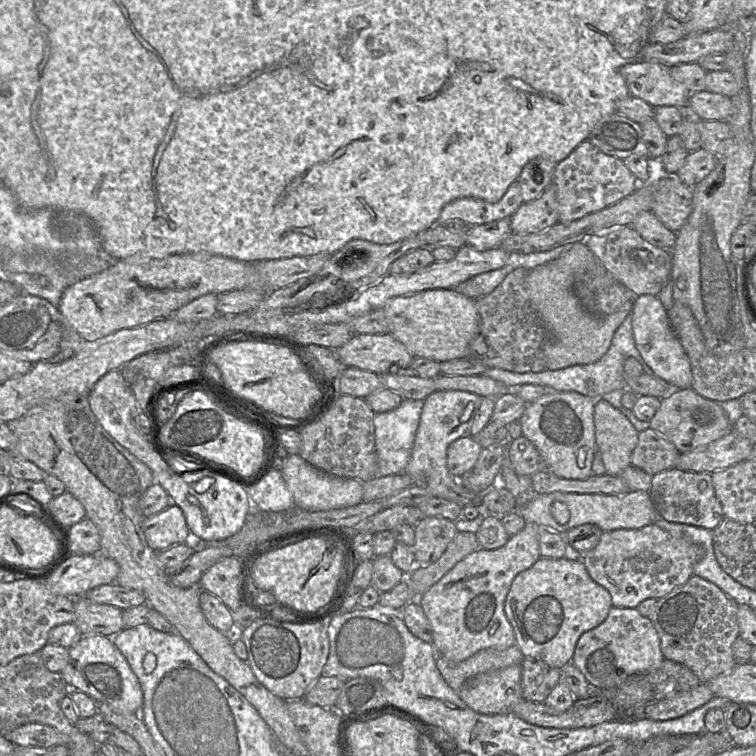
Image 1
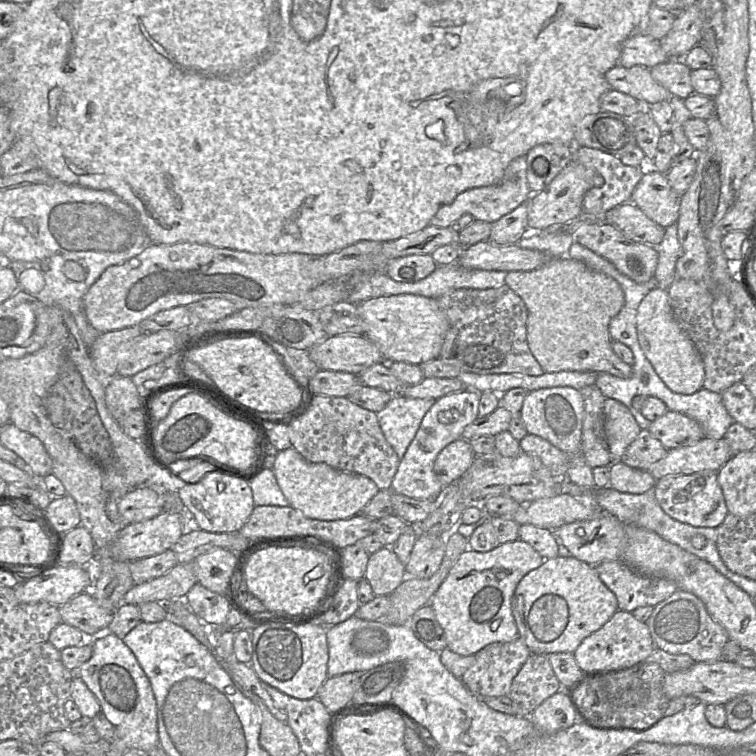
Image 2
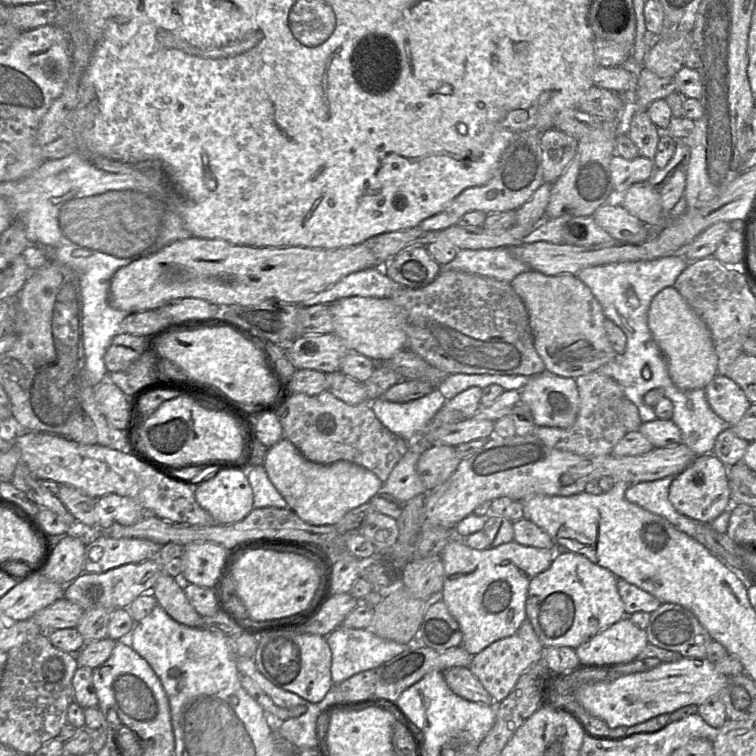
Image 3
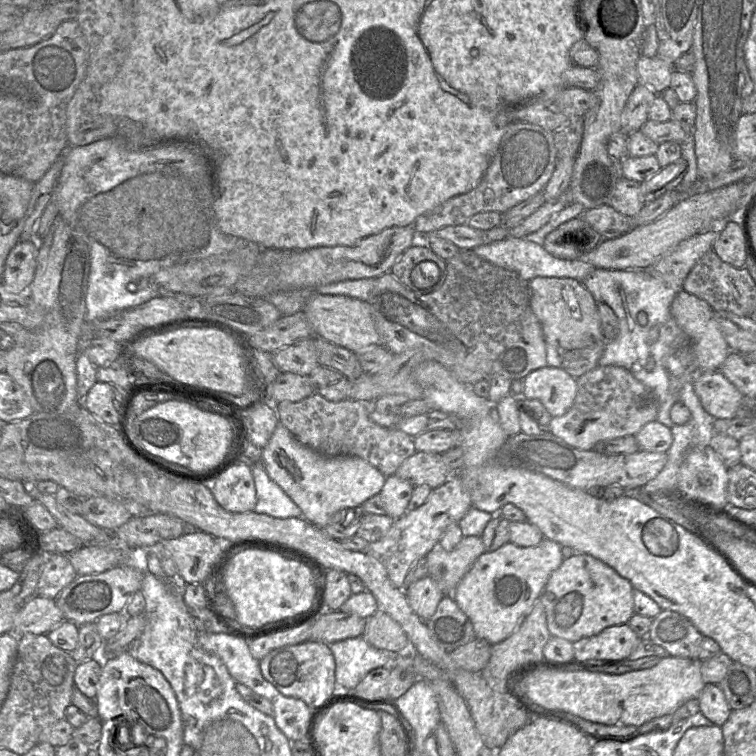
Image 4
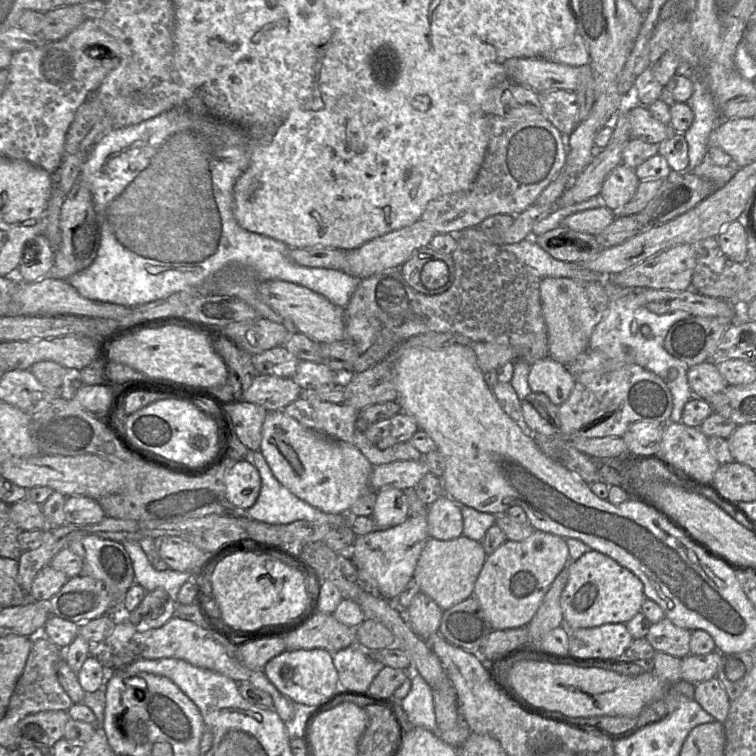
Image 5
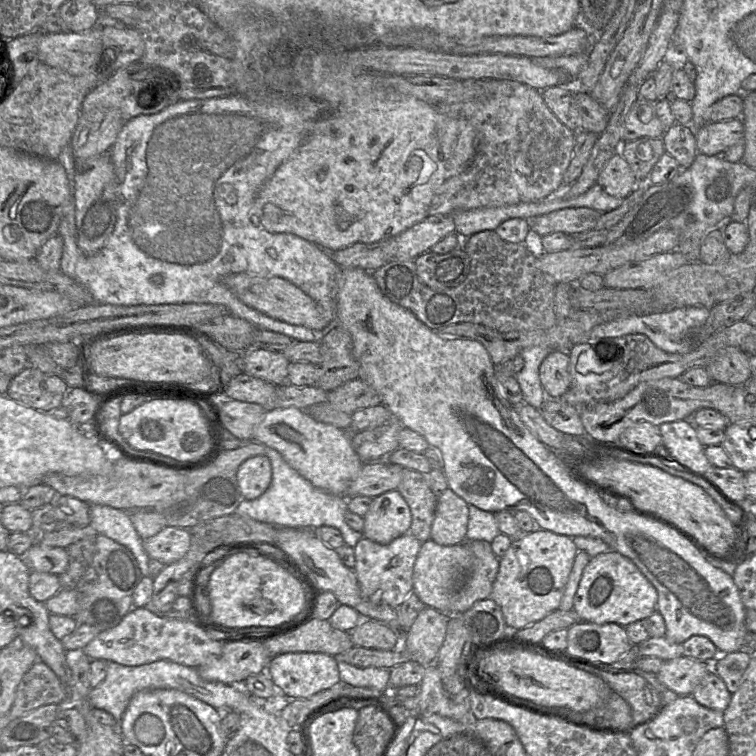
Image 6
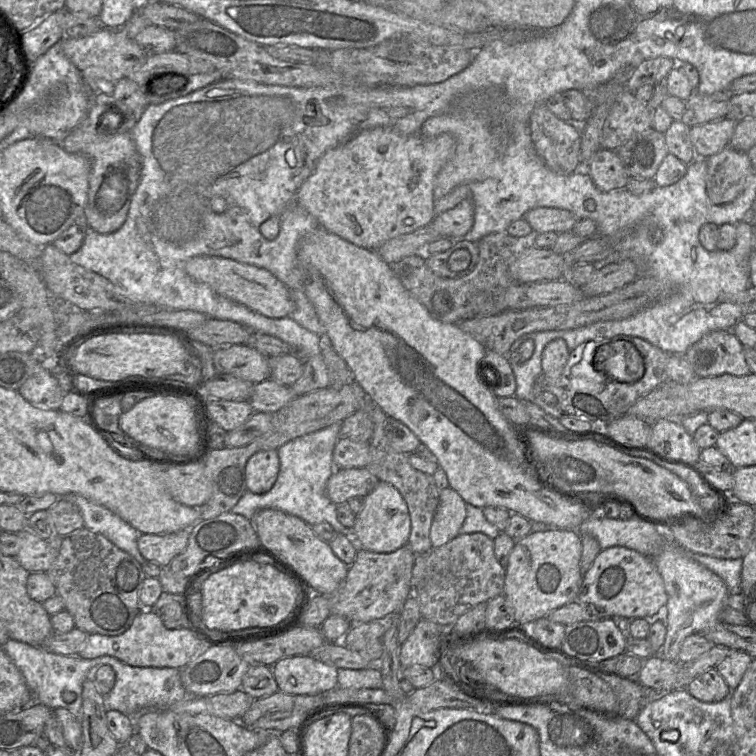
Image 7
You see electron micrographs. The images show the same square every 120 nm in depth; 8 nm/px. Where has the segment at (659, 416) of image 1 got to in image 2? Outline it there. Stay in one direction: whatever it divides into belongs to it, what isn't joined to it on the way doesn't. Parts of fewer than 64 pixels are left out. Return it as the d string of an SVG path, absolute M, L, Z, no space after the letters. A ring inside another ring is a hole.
M670 410L652 421L647 429L668 450L691 446L705 438L697 421Z

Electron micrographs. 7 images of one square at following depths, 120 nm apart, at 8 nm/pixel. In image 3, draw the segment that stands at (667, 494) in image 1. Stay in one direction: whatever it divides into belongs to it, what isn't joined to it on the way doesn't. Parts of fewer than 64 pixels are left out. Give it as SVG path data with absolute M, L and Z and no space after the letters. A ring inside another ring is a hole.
M712 452L697 456L686 469L675 476L669 488L669 501L682 515L699 522L711 523L733 505L728 467Z

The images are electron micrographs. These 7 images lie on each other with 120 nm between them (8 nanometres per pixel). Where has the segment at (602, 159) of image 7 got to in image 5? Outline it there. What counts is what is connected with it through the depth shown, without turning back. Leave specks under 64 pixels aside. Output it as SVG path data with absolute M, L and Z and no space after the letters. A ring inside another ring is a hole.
M619 164L603 182L600 195L604 205L612 211L620 210L634 196L639 182L633 169Z

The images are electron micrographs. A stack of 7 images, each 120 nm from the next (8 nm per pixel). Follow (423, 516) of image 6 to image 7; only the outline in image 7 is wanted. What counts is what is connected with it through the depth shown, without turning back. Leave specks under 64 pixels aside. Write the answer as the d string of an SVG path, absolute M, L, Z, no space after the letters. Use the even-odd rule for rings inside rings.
M367 398L361 409L365 411L373 423L373 434L370 443L370 461L365 468L375 475L379 481L394 486L405 500L411 519L411 530L407 546L414 554L428 553L432 549L430 528L439 503L440 490L437 488L433 475L417 470L409 463L409 454L393 449L385 434L388 416L373 400Z

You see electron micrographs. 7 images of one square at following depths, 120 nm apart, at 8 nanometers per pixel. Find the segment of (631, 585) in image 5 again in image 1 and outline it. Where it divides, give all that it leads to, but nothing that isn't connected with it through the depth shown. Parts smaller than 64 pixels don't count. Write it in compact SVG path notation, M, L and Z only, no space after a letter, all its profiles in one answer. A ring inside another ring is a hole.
M540 557L530 568L517 574L504 603L505 615L515 634L515 644L524 657L541 660L557 669L572 662L581 635L599 626L606 619L612 607L610 593L591 578L583 561L564 557Z

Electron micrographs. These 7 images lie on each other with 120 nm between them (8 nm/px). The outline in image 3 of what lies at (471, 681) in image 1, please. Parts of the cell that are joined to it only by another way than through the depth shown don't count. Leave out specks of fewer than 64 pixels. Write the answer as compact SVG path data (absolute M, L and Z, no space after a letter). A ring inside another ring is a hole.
M526 618L513 635L496 640L475 654L468 668L492 696L494 703L499 703L508 696L521 674L543 657L544 646Z

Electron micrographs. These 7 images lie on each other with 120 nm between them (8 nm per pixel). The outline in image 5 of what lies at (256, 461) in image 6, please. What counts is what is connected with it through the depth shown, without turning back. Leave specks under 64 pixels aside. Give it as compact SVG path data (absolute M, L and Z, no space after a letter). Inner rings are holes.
M248 460L237 461L225 474L226 497L235 511L245 513L260 494L261 478L257 468Z

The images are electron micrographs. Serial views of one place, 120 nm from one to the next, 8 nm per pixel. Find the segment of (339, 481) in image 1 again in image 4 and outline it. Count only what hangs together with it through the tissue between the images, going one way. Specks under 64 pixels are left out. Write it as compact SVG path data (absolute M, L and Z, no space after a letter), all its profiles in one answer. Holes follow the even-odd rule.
M281 423L276 426L270 440L263 448L262 463L270 478L301 509L302 517L310 523L325 527L330 518L344 508L361 506L370 497L379 494L385 483L385 476L367 461L356 456L322 455L299 442Z

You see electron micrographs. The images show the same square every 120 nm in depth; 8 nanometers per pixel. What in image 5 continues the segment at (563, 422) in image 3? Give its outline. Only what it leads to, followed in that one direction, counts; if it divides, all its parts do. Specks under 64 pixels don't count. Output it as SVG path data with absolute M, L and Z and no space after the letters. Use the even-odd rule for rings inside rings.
M551 357L538 360L531 365L528 384L532 392L543 393L557 406L562 405L571 395L576 380L563 365Z

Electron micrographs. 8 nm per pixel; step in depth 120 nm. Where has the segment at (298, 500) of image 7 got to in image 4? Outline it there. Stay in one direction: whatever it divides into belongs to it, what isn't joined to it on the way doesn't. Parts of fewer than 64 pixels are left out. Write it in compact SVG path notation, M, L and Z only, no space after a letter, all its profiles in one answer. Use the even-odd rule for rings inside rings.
M262 462L255 463L251 469L257 498L254 512L275 518L302 517L301 509L270 478Z

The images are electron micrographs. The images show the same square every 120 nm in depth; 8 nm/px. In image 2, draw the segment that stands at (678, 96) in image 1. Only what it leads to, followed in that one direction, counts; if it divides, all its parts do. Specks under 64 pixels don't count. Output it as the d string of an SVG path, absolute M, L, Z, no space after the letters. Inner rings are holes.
M617 64L607 71L606 80L610 89L632 96L644 107L671 98L670 93L652 77L649 68L643 66Z

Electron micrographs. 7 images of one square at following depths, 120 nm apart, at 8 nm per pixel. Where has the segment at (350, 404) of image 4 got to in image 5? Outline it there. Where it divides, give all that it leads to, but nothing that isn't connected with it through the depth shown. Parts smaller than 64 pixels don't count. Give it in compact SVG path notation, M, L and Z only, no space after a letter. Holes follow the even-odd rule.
M299 397L287 405L283 411L307 428L313 429L328 438L344 441L356 446L373 466L402 460L422 460L424 457L419 450L411 445L410 442L397 443L386 449L379 449L373 446L368 441L364 432L356 428L356 422L359 418L359 410L348 404L331 403L318 398Z

